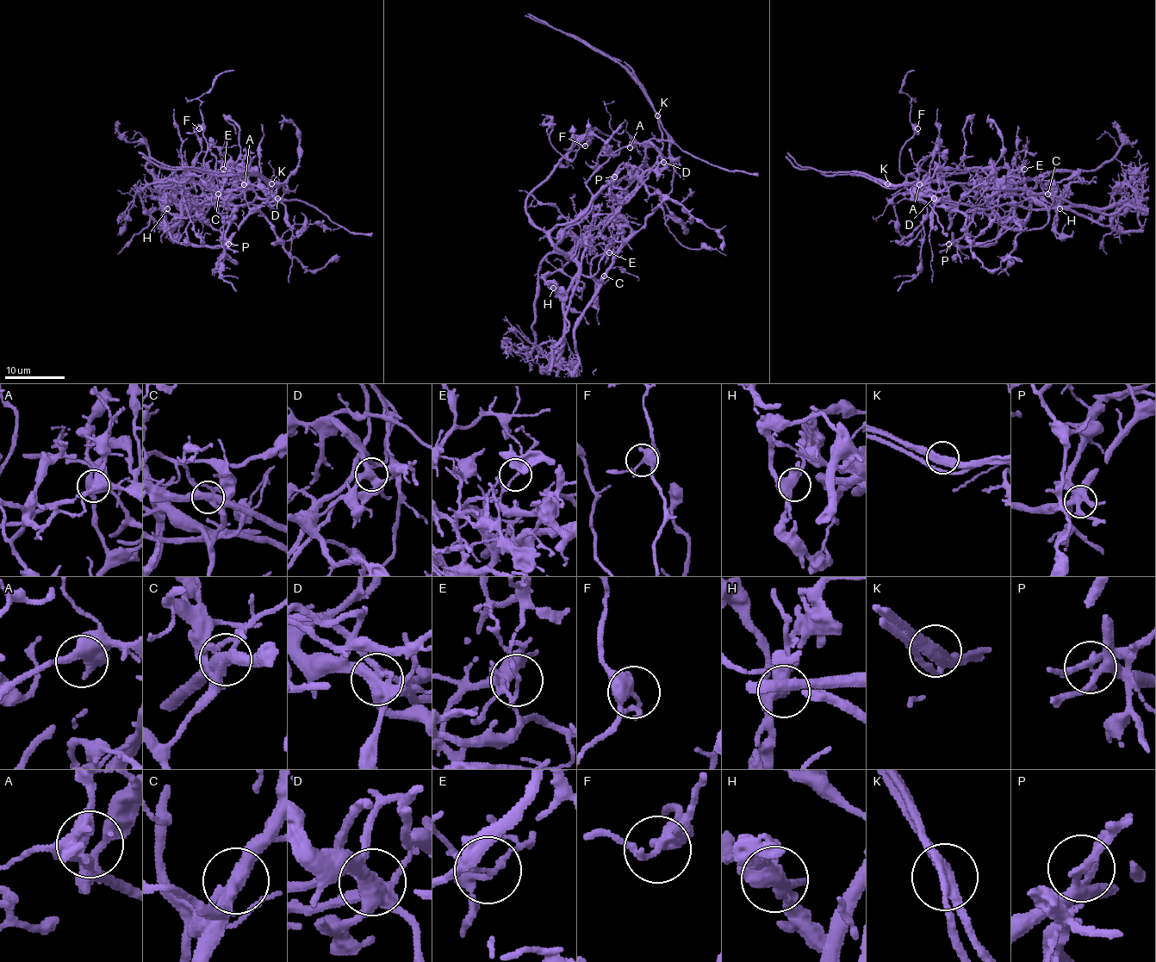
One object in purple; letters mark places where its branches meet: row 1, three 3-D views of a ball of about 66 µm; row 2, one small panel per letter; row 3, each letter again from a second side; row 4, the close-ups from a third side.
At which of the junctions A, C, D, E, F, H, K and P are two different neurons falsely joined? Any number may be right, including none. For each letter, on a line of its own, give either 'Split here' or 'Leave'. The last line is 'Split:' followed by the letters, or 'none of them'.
A: Leave
C: Split here
D: Split here
E: Split here
F: Leave
H: Leave
K: Split here
P: Split here
Split: C, D, E, K, P

